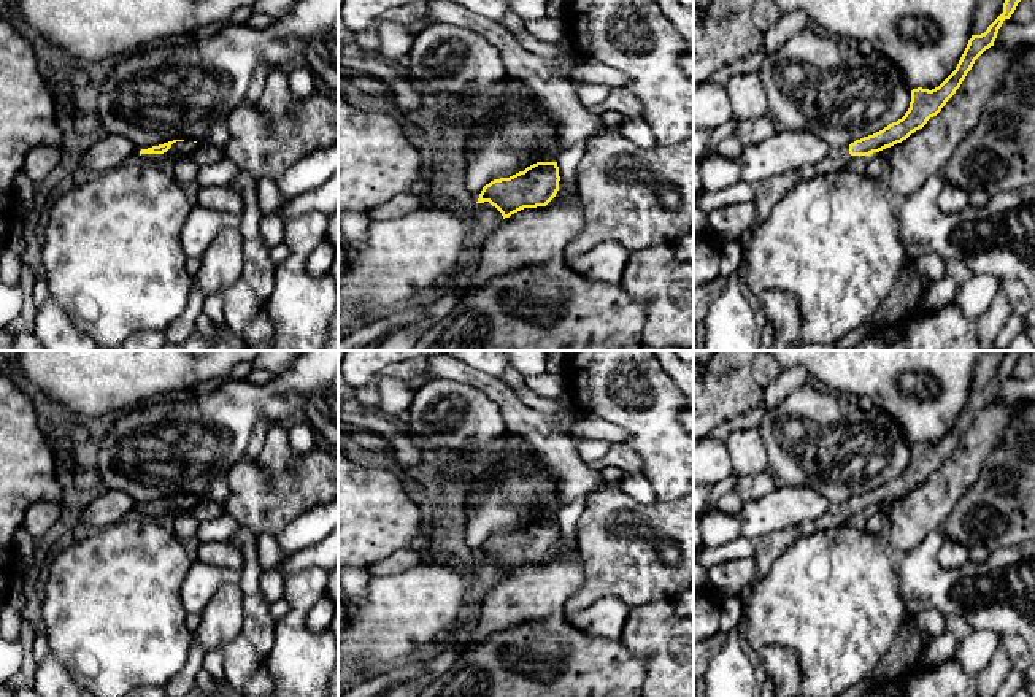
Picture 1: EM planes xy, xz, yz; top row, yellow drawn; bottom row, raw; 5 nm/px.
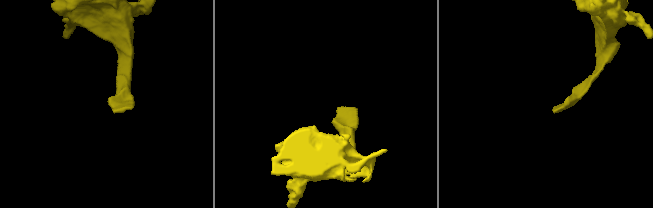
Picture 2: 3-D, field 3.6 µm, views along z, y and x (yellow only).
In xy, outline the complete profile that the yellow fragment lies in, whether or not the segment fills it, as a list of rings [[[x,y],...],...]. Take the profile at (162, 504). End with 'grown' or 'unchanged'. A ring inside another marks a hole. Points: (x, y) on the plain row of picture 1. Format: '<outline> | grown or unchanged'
[[[173,495],[159,502],[152,502],[140,506],[140,513],[144,516],[162,516],[164,513],[173,514],[175,518],[195,506],[198,499],[189,495]]] | grown

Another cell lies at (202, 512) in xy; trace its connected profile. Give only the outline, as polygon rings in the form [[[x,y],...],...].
[[[205,492],[198,497],[192,508],[183,513],[183,516],[194,518],[197,521],[210,521],[219,518],[222,513],[222,505],[219,505],[211,495]]]

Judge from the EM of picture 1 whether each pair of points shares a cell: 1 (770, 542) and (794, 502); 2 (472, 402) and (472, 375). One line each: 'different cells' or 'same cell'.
1: different cells
2: different cells

